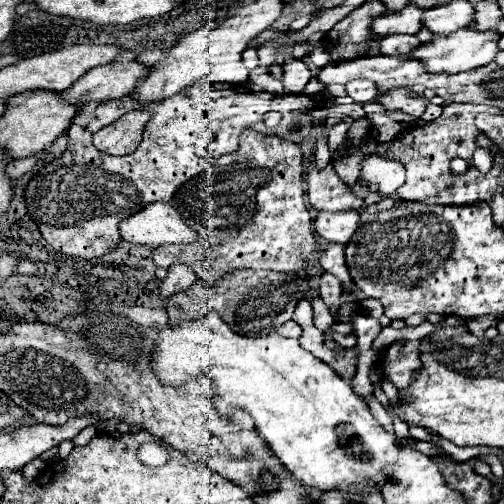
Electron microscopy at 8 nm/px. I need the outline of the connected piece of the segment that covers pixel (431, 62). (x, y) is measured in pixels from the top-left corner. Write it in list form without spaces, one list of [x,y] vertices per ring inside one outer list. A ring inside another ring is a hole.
[[[464,28],[464,30],[452,32],[448,36],[432,36],[430,42],[420,44],[414,52],[408,54],[408,58],[422,62],[426,72],[456,74],[456,72],[466,72],[466,70],[474,70],[474,68],[490,64],[494,60],[494,56],[500,52],[498,40],[500,40],[498,32],[492,32],[492,30],[488,30],[488,32],[476,32],[476,30]]]

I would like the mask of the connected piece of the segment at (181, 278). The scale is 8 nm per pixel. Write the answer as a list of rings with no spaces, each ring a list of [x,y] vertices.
[[[172,264],[168,268],[168,276],[158,286],[158,296],[170,298],[172,294],[186,290],[194,280],[196,280],[196,274],[190,268],[180,266],[180,264]]]

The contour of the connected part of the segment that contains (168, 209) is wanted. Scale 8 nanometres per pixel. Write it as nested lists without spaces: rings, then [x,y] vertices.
[[[152,202],[144,210],[122,220],[120,236],[130,244],[144,244],[150,248],[196,240],[196,232],[192,232],[176,208],[166,202]]]

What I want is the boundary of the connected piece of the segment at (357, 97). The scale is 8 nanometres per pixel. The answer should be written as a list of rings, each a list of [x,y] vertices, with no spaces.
[[[352,80],[345,85],[345,88],[348,96],[353,98],[356,103],[370,103],[377,96],[377,86],[371,80]]]

